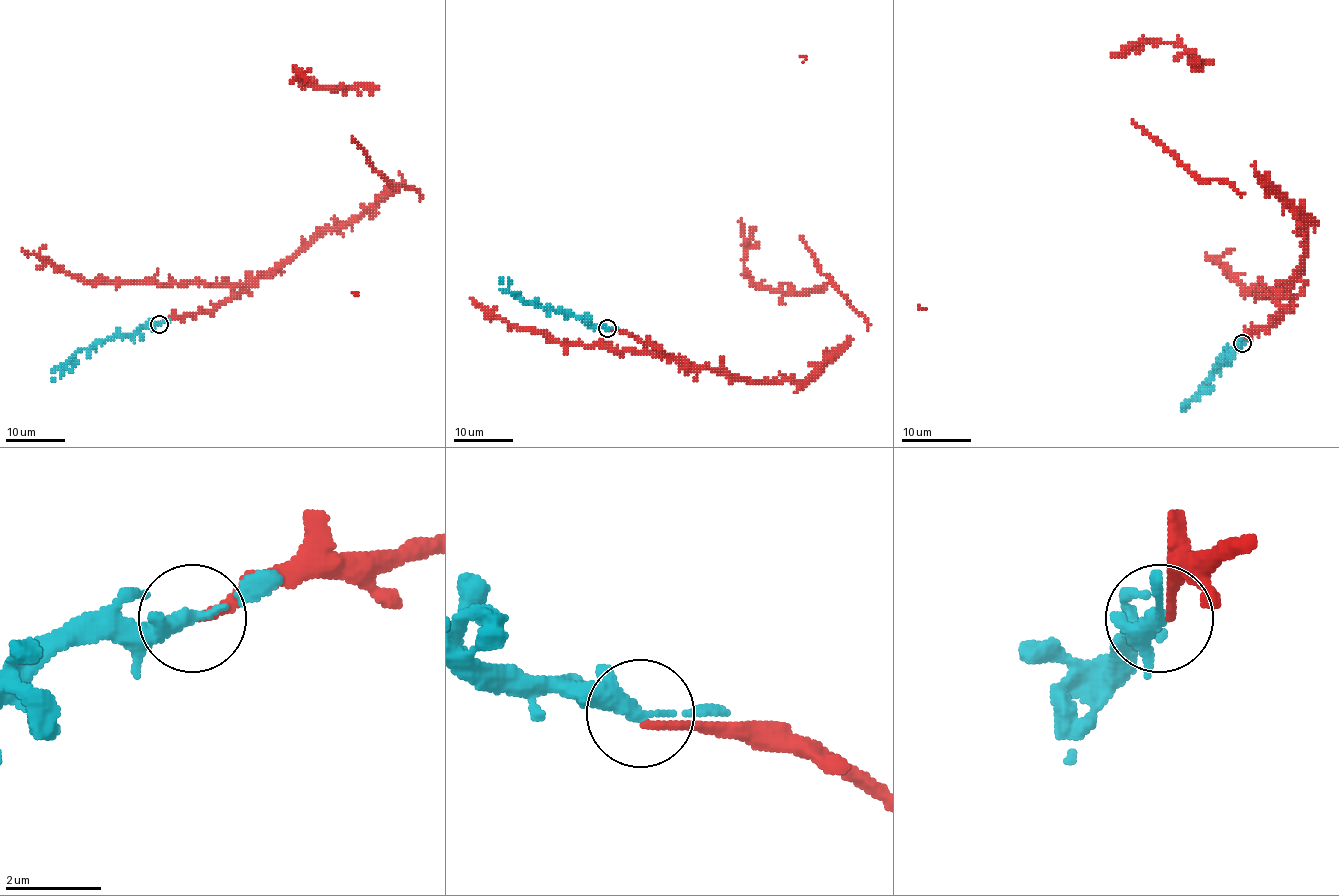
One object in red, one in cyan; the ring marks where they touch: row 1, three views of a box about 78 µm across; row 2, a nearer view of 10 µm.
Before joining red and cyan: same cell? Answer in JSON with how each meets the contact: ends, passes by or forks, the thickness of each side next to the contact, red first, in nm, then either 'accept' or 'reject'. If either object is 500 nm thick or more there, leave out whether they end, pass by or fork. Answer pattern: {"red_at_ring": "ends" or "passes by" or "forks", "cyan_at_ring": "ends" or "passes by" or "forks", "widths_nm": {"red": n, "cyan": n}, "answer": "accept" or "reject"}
{"red_at_ring": "ends", "cyan_at_ring": "forks", "widths_nm": {"red": 180, "cyan": 240}, "answer": "accept"}

